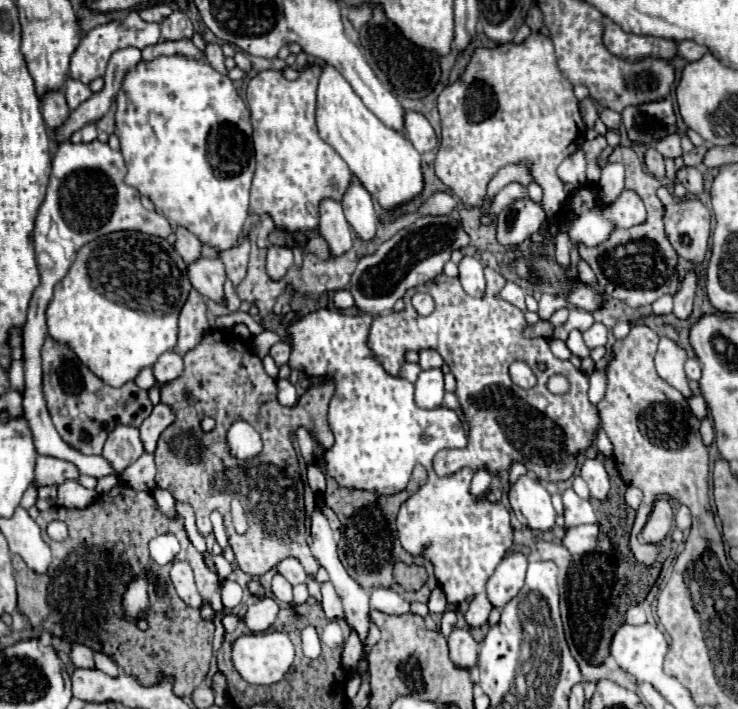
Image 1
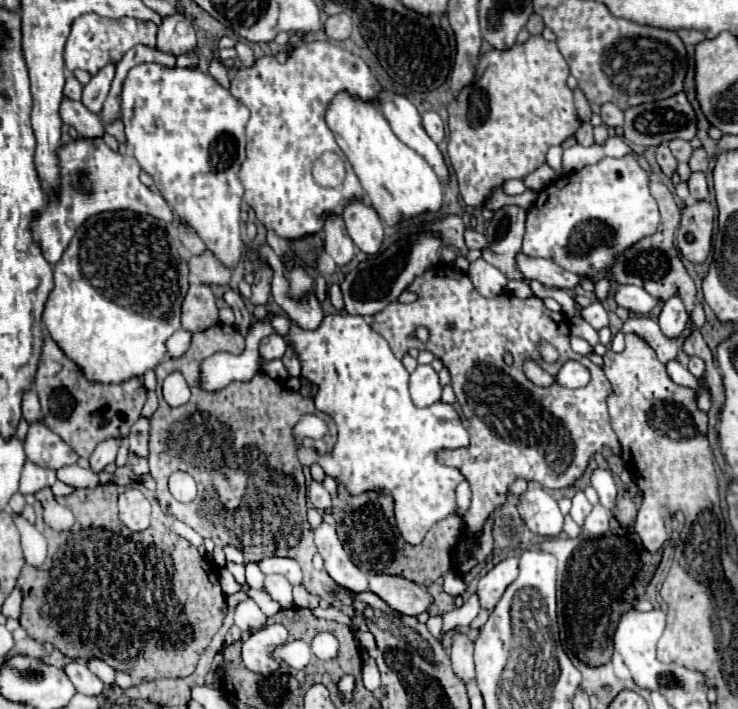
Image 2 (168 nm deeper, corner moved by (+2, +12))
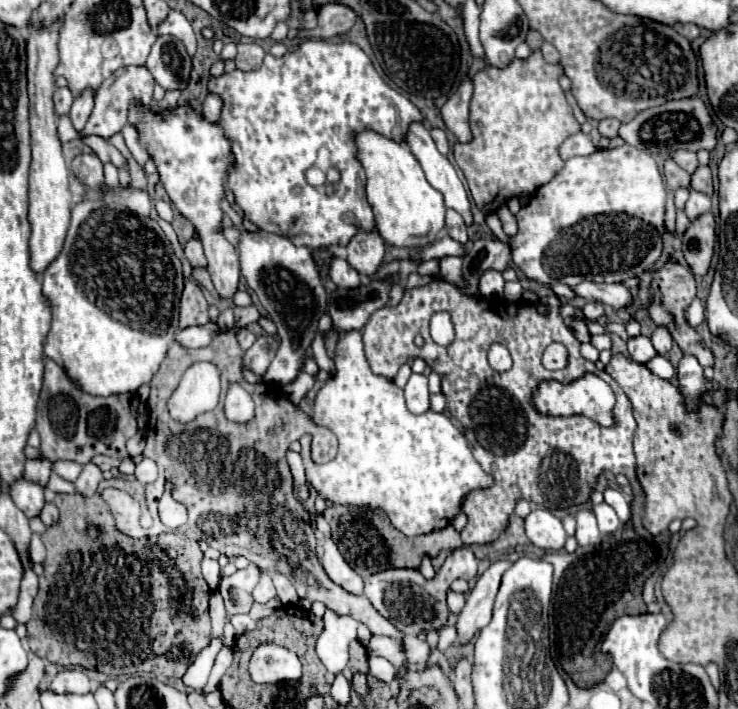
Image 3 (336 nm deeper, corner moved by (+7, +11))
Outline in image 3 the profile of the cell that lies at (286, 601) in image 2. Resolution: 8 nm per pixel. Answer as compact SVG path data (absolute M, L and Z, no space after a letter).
M263 575L261 581L257 583L255 591L253 591L253 599L257 603L267 603L267 601L271 601L275 597L277 597L277 591L275 591L275 585L273 585L271 577L269 575Z

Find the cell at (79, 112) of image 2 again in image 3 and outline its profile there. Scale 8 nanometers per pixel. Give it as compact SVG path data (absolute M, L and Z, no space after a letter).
M89 135L89 137L81 137L81 141L91 147L91 151L103 161L103 163L113 163L115 167L125 167L125 157L109 143L105 141L103 137L97 137L97 135Z

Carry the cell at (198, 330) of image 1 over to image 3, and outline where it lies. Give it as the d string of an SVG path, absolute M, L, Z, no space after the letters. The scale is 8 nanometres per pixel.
M187 281L183 297L181 297L179 329L191 327L191 325L207 325L211 321L207 309L209 309L209 305L207 305L207 299L205 299L203 291L199 289L199 285L195 281Z

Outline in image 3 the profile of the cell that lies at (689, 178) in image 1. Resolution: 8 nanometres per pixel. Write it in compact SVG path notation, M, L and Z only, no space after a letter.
M691 189L689 201L687 201L687 205L685 205L685 213L687 213L687 217L689 217L689 219L695 219L695 217L699 217L701 213L707 213L709 207L711 207L711 199L709 199L709 195Z

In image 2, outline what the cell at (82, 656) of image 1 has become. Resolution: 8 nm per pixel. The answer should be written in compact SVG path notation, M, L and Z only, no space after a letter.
M88 660L88 668L108 686L108 688L114 688L114 684L116 684L116 672L114 672L114 668L110 668L106 662L102 662L102 660Z

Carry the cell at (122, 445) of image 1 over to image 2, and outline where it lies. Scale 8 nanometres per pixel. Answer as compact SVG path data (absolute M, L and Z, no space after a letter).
M106 440L106 444L98 444L98 448L94 450L94 454L90 456L90 470L94 474L100 474L104 470L104 466L108 466L110 462L114 462L118 446L120 446L118 440Z

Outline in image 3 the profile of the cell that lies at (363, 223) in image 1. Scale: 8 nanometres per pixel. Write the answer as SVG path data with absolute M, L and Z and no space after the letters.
M377 231L373 233L357 233L353 241L347 245L347 261L363 275L373 275L385 253L385 243Z

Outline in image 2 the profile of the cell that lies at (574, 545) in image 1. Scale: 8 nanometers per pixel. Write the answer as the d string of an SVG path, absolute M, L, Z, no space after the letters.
M596 504L594 508L592 508L592 512L588 514L588 518L586 518L586 522L584 522L584 530L586 532L590 532L590 534L594 534L594 536L600 536L600 534L604 534L604 532L608 532L608 524L610 524L610 510L608 508L604 508L602 504Z

